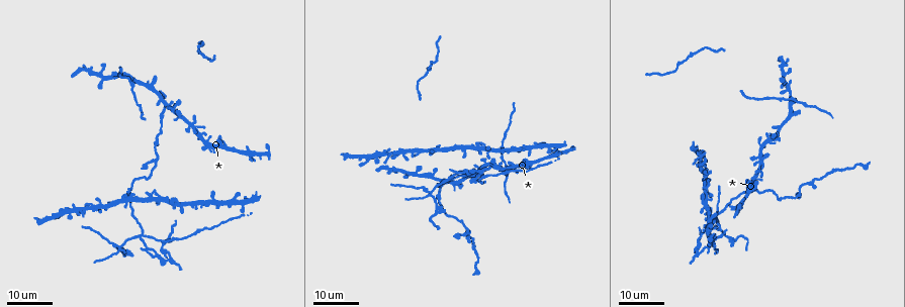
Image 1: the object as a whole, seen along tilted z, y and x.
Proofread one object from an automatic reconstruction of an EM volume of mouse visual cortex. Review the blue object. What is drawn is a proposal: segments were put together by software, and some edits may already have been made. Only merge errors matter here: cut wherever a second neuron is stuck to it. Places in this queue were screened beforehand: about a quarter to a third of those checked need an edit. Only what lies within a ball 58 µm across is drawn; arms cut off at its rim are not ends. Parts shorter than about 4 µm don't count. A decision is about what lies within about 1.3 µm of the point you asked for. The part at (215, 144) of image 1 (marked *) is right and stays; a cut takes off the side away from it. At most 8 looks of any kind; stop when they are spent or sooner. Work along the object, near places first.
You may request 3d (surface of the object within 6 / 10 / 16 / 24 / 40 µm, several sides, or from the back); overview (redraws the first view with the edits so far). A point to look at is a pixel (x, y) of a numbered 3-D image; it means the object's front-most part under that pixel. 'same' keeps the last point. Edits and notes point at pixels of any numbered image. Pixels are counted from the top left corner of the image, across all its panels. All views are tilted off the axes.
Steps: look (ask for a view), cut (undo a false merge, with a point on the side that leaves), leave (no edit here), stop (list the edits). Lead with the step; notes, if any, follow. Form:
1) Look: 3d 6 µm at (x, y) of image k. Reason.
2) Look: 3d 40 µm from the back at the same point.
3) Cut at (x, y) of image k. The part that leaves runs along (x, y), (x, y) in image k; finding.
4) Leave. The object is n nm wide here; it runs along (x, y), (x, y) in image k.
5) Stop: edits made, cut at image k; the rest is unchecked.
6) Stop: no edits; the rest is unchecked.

Look: 3d 24 µm at (557, 155) of image 1.

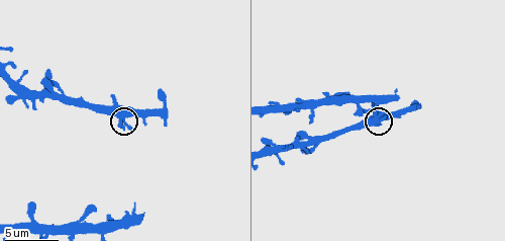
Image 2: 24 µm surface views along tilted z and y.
Look: 3d 10 µm at the same point.

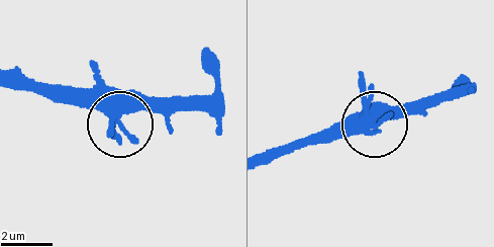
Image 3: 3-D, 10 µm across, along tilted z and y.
Leave. It runs along (15, 70), (62, 92), (101, 100), (119, 115), (185, 101) in image 3; continuous, no second neuron.

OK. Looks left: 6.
Look: 3d 24 µm at (120, 245) of image 1. Looks like a crossing.

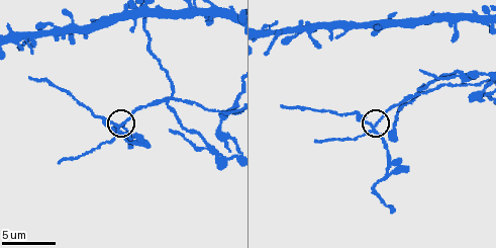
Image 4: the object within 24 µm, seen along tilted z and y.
Look: 3d 10 µm at (116, 125) of image 4.

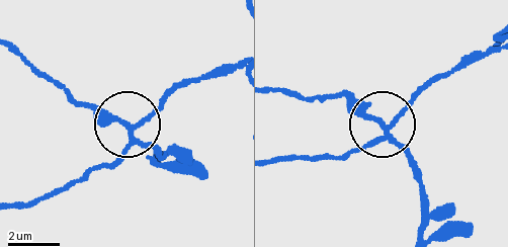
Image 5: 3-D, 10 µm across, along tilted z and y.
Look: 3d 6 µm at (384, 129) of image 5.

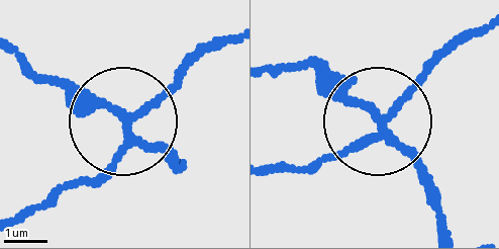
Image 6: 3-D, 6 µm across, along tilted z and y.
Cut at (161, 147) of image 6. The part that leaves runs along (383, 126), (441, 228) in image 6; two neurons meet here.

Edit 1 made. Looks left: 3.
Look: 3d 24 µm at (416, 173) of image 1. Branch point.

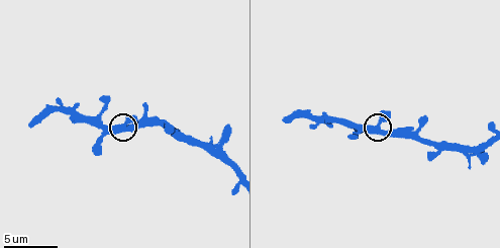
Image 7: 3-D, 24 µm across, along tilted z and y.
Look: 3d 6 µm at (377, 124) of image 7.

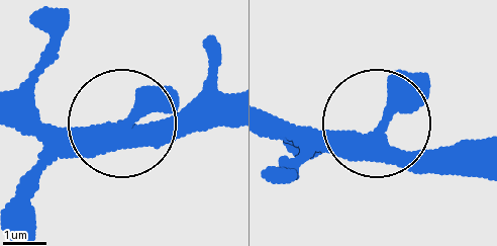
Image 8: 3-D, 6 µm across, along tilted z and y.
Leave. The object is 330 nm wide here; it runs along (228, 122), (18, 131) in image 8; continuous, no second neuron.

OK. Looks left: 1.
Look: 3d 10 µm at (216, 144) of image 7. Looks like a crossing.

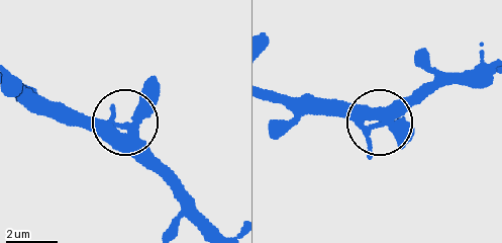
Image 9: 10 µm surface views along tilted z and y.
Leave. 4 arms meet here; it runs along (216, 232), (133, 131), (94, 130), (64, 106) in image 9; continuous, no second neuron.

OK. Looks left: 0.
Stop: edits made, cut at image 6; the rest is unchecked.

